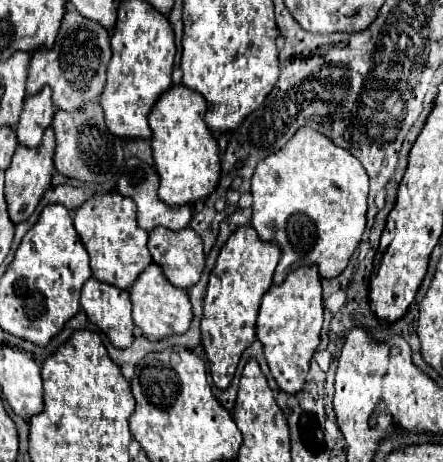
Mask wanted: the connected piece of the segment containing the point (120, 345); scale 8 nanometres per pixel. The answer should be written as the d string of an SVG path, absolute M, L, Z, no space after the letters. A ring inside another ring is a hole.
M89 279L81 291L81 309L117 349L127 349L133 341L133 319L129 293L97 279Z

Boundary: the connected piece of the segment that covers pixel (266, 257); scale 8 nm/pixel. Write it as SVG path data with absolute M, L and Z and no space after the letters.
M251 225L239 227L223 245L211 271L207 295L203 301L201 343L209 361L209 371L217 389L227 389L241 353L255 341L255 321L261 297L273 283L273 271L279 261L279 249L263 243Z

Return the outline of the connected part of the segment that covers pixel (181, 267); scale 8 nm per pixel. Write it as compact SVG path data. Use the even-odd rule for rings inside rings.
M155 227L149 231L149 251L171 285L189 289L199 281L205 253L201 237L191 227L181 231Z

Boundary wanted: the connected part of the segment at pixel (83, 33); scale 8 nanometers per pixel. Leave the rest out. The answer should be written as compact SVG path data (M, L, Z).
M67 11L61 21L61 31L53 49L39 49L31 55L27 95L39 93L45 85L53 91L53 105L63 111L81 109L89 101L97 101L105 87L105 71L111 59L109 33L99 23L81 17L77 11Z

